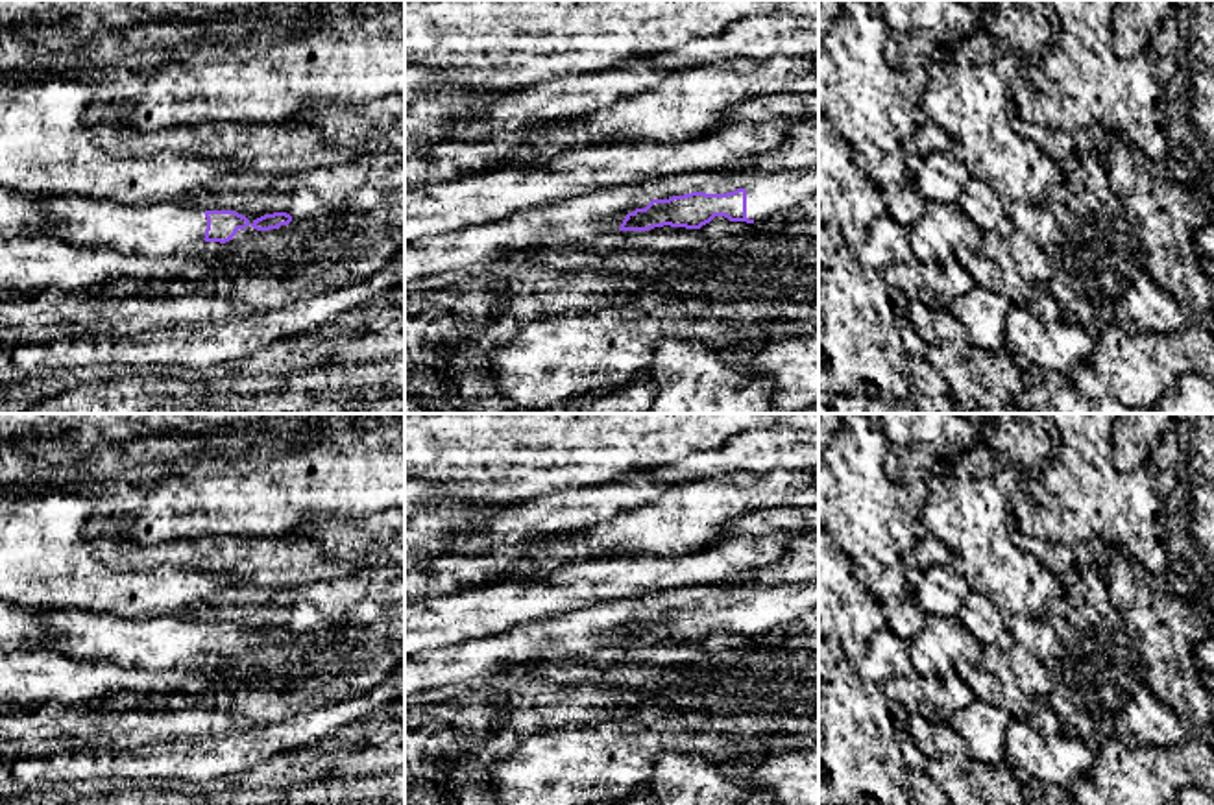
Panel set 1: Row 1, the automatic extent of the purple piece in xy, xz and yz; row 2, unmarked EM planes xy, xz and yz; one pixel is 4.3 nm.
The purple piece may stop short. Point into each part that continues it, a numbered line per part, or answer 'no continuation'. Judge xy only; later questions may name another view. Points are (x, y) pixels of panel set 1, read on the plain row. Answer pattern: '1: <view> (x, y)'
1: xy (165, 643)

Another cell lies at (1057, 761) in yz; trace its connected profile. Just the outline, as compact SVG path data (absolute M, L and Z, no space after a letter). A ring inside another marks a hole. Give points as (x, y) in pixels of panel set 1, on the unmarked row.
M1013 720L1005 731L1005 764L1026 770L1046 787L1068 790L1094 763L1096 746L1066 735L1044 737L1024 722Z

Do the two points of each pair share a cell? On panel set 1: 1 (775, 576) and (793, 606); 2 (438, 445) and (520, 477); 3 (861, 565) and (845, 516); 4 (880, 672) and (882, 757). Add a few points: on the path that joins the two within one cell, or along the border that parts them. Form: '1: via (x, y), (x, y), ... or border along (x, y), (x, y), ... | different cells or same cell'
1: border along (799, 584), (743, 584), (740, 588) | different cells
2: via (459, 445), (488, 445), (499, 456) | same cell
3: border along (861, 554), (852, 562) | different cells
4: border along (854, 665), (861, 680) | different cells

